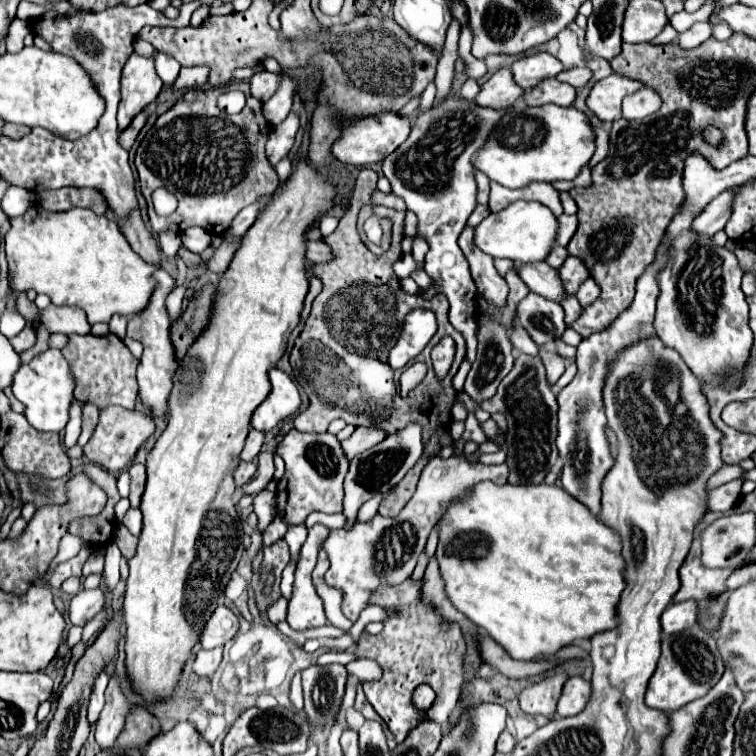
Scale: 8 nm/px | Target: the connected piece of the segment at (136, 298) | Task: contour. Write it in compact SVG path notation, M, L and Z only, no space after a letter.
M32 205L22 217L10 219L10 223L12 227L6 233L6 257L14 291L34 289L36 293L48 295L54 305L76 305L86 311L90 325L108 323L116 313L134 317L148 305L152 289L156 289L156 279L152 277L152 273L160 267L136 255L120 233L118 225L108 221L104 215L96 215L90 209L48 213L40 205Z

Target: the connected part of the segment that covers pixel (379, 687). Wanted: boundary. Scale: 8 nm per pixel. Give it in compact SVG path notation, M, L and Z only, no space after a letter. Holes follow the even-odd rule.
M408 577L408 581L400 585L384 585L384 589L376 589L368 605L380 605L392 611L392 615L384 619L384 629L378 635L362 633L360 643L356 645L358 657L374 659L384 671L380 681L364 683L364 693L392 731L396 743L402 743L408 731L416 727L420 719L432 719L446 727L448 717L458 703L464 681L460 655L464 653L466 643L460 633L460 625L444 625L440 613L436 613L436 609L430 605L424 605L420 597L420 585L422 581L412 581L412 577ZM422 683L436 691L436 701L428 711L418 711L412 705L412 691Z

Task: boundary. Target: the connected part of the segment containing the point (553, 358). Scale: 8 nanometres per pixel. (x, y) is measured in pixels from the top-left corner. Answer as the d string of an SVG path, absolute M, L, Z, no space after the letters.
M540 347L540 357L542 357L542 362L546 369L547 379L550 379L552 385L554 385L564 373L564 369L566 369L566 361L564 361L562 355L552 353L552 351L546 351L542 347Z

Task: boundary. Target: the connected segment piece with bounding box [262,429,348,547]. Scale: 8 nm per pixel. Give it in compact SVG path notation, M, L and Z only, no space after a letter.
M290 429L278 443L276 453L286 463L286 473L278 481L278 515L262 533L263 546L270 546L284 538L288 525L304 523L312 511L340 513L344 499L344 477L348 461L340 441L330 433L300 433Z

